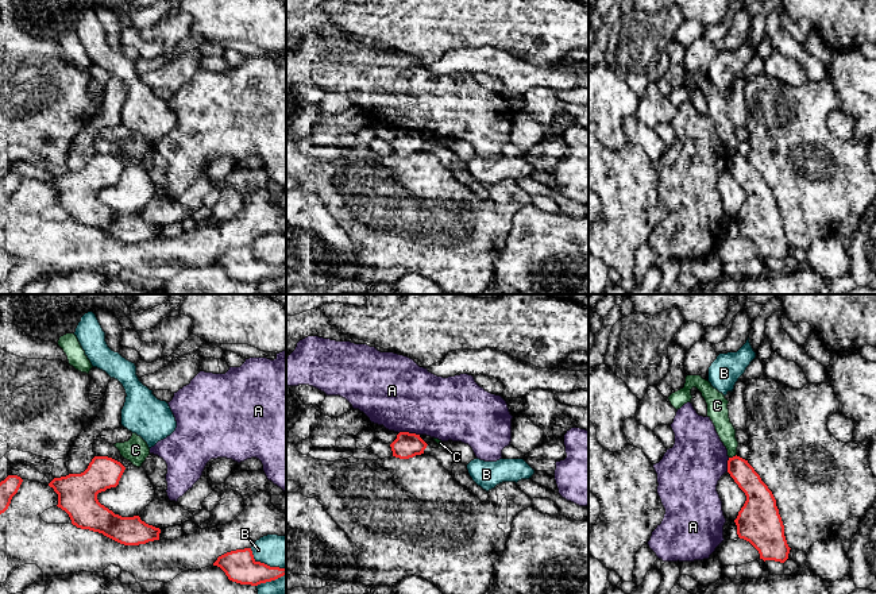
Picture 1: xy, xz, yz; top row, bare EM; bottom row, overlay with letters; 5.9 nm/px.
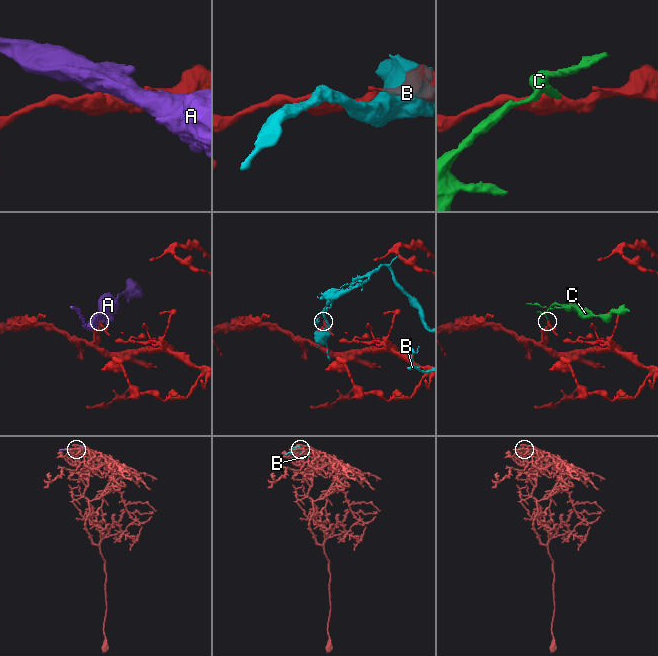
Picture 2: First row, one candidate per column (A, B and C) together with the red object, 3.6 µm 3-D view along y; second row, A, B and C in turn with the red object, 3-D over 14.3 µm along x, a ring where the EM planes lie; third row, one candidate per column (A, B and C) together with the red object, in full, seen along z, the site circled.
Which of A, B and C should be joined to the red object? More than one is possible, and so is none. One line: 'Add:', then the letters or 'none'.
Add: none

